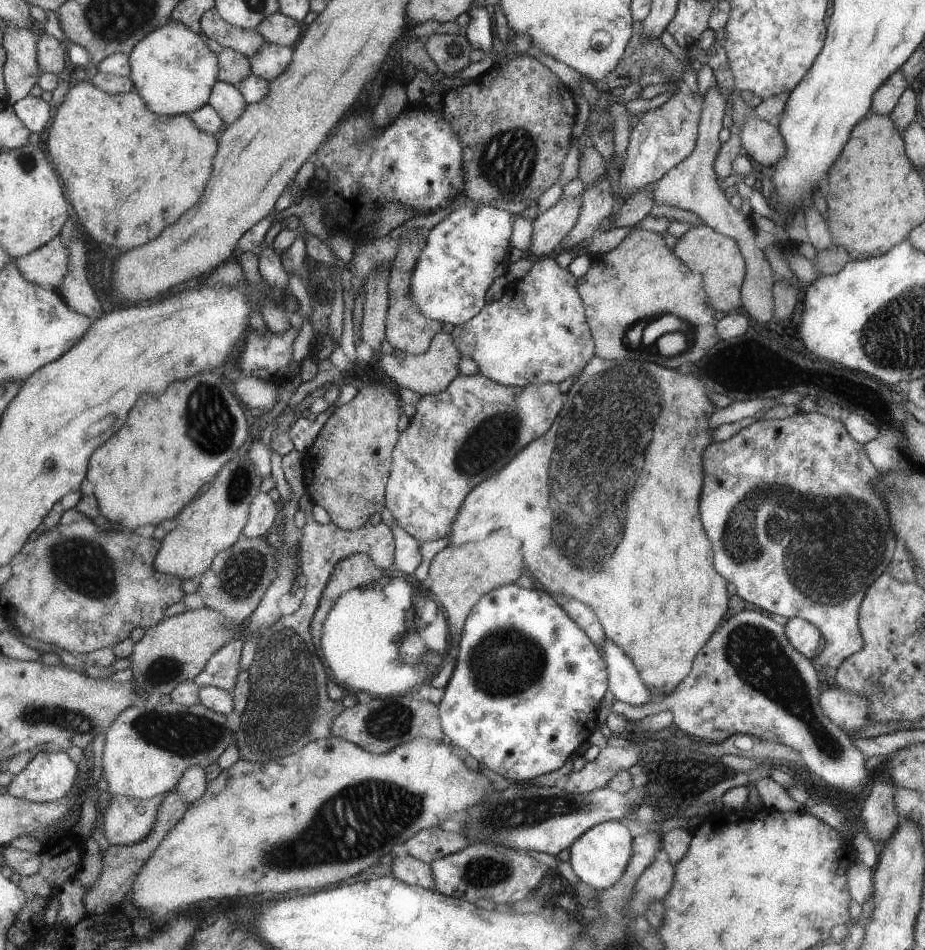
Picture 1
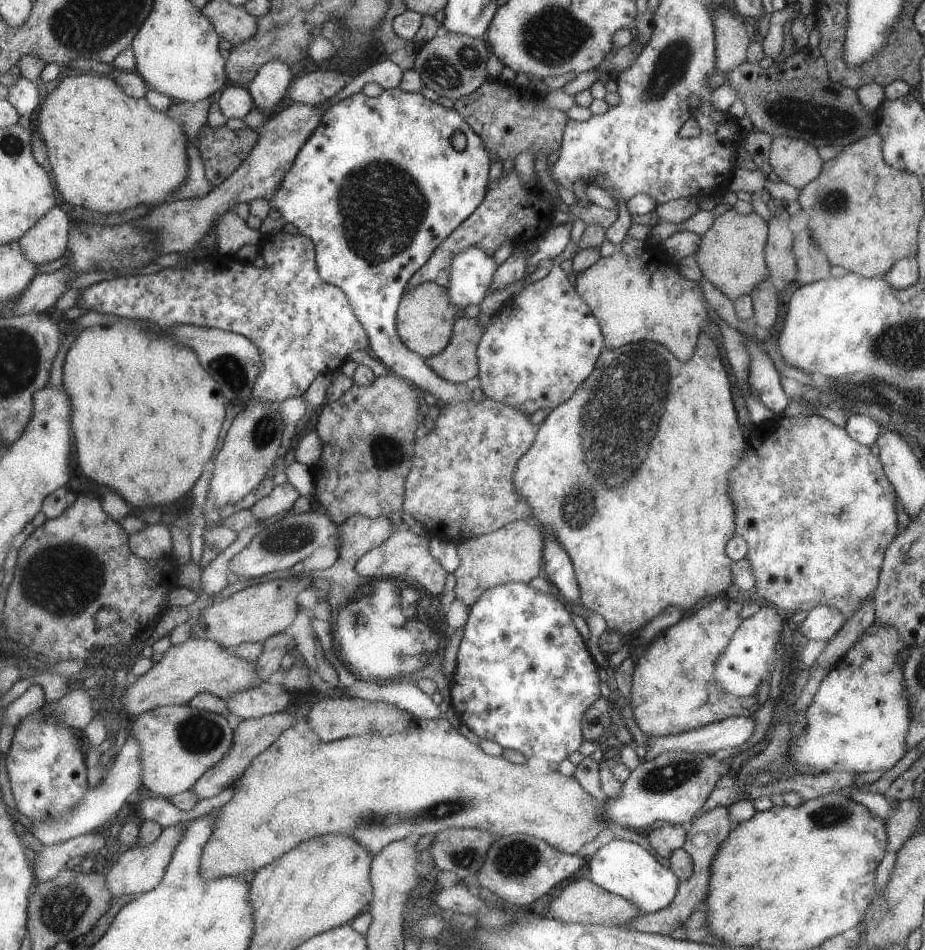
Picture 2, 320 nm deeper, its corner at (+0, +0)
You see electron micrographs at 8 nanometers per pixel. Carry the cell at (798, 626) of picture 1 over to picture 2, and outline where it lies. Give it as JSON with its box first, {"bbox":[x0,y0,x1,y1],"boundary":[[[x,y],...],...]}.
{"bbox":[801,605,845,640],"boundary":[[[817,605],[801,623],[801,636],[808,640],[829,640],[843,624],[845,616],[836,608]]]}

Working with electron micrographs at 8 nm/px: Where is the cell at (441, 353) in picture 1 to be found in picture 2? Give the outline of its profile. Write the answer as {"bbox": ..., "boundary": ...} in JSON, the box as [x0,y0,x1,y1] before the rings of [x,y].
{"bbox":[424,317,487,383],"boundary":[[[461,317],[453,324],[448,346],[435,357],[424,359],[426,365],[441,378],[452,383],[461,383],[479,373],[477,345],[487,324],[480,323],[477,317]]]}

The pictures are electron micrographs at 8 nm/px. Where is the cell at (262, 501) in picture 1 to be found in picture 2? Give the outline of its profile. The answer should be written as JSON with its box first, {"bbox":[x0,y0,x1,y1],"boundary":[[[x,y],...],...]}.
{"bbox":[250,482,300,520],"boundary":[[[285,482],[283,484],[275,485],[267,496],[255,501],[250,506],[250,511],[258,520],[265,520],[274,514],[279,515],[282,511],[291,509],[291,505],[300,494]]]}

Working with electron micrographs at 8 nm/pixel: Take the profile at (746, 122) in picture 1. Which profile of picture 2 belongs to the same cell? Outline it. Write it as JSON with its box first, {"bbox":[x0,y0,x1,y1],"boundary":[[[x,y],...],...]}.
{"bbox":[768,137,823,189],"boundary":[[[775,137],[769,145],[768,165],[779,180],[800,189],[820,176],[823,162],[812,143]]]}

